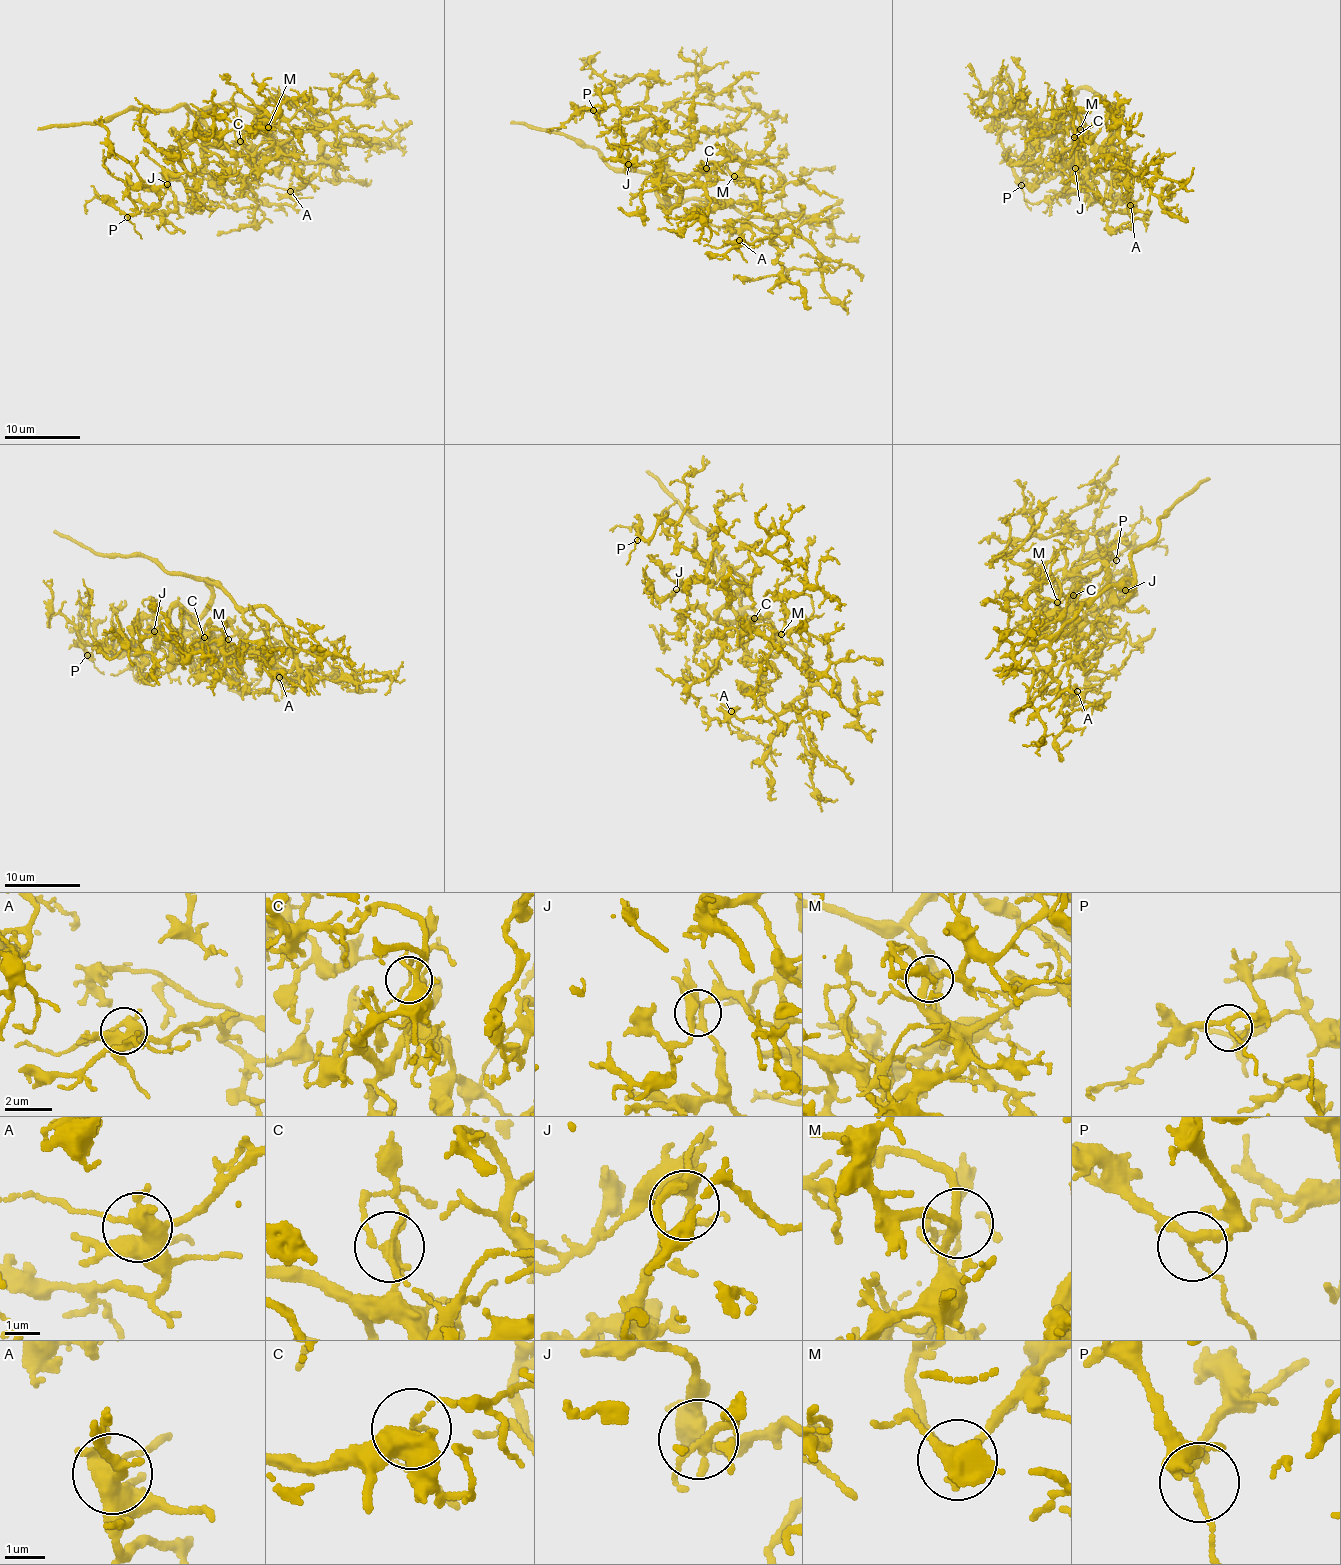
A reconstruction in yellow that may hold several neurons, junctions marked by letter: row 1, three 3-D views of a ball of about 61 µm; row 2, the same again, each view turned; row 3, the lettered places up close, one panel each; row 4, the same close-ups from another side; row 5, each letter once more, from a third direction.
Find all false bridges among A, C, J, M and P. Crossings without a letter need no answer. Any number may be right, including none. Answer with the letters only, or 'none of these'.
none of these

